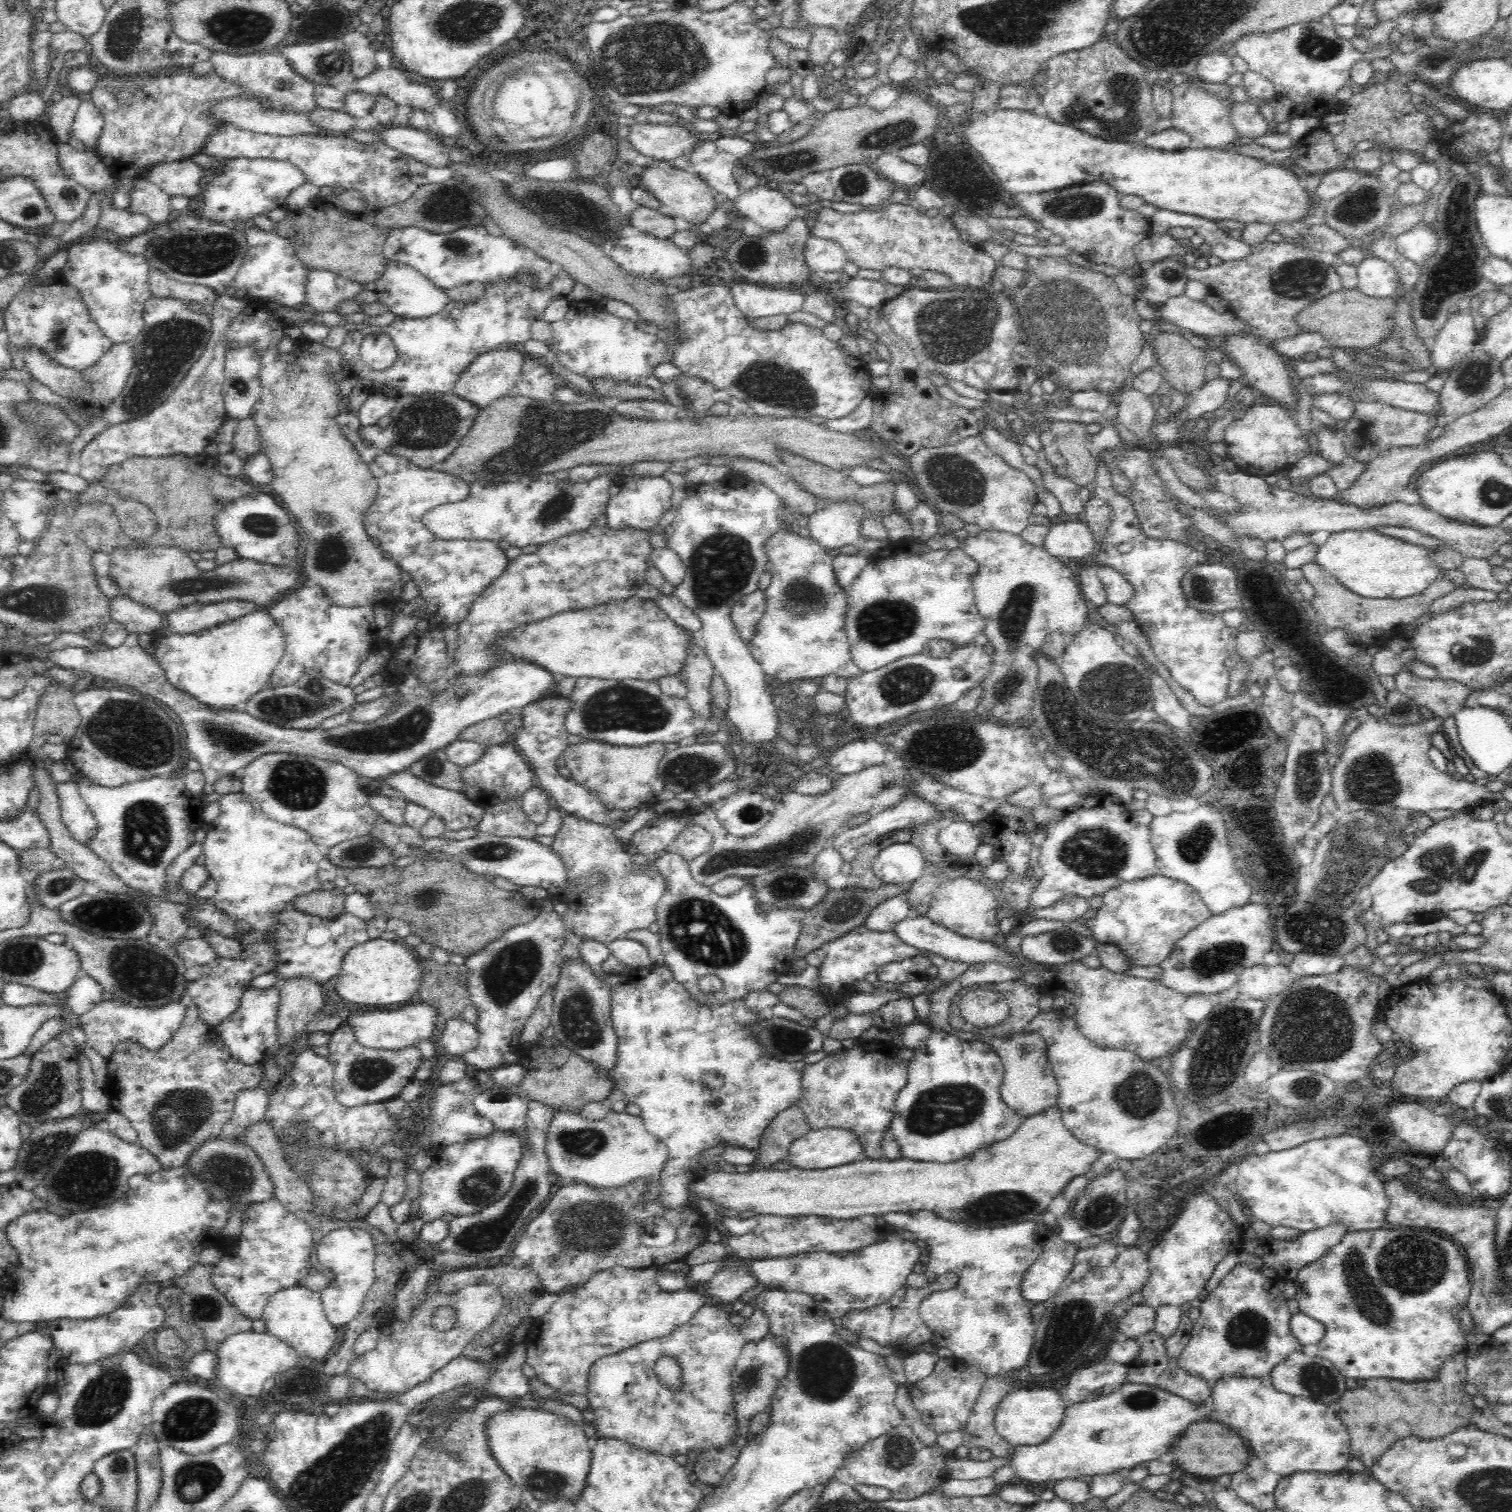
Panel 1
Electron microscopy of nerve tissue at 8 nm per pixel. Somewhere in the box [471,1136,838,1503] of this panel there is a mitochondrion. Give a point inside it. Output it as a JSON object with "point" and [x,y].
{"point":[592,1225]}

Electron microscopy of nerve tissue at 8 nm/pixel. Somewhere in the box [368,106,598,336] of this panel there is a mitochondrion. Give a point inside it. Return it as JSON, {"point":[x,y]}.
{"point":[448,204]}

